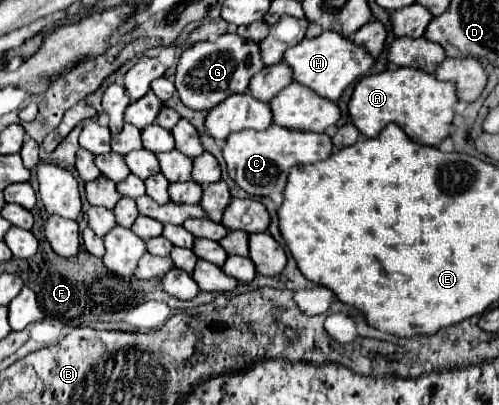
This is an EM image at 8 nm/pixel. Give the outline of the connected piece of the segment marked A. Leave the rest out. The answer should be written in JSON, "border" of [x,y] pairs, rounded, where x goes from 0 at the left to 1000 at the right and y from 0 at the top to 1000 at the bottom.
{"border":[[[794,168],[725,193],[697,247],[697,286],[733,341],[758,336],[774,306],[790,301],[826,351],[878,360],[902,326],[914,252],[914,217],[906,207],[882,202],[866,183],[834,178],[834,168]]]}

